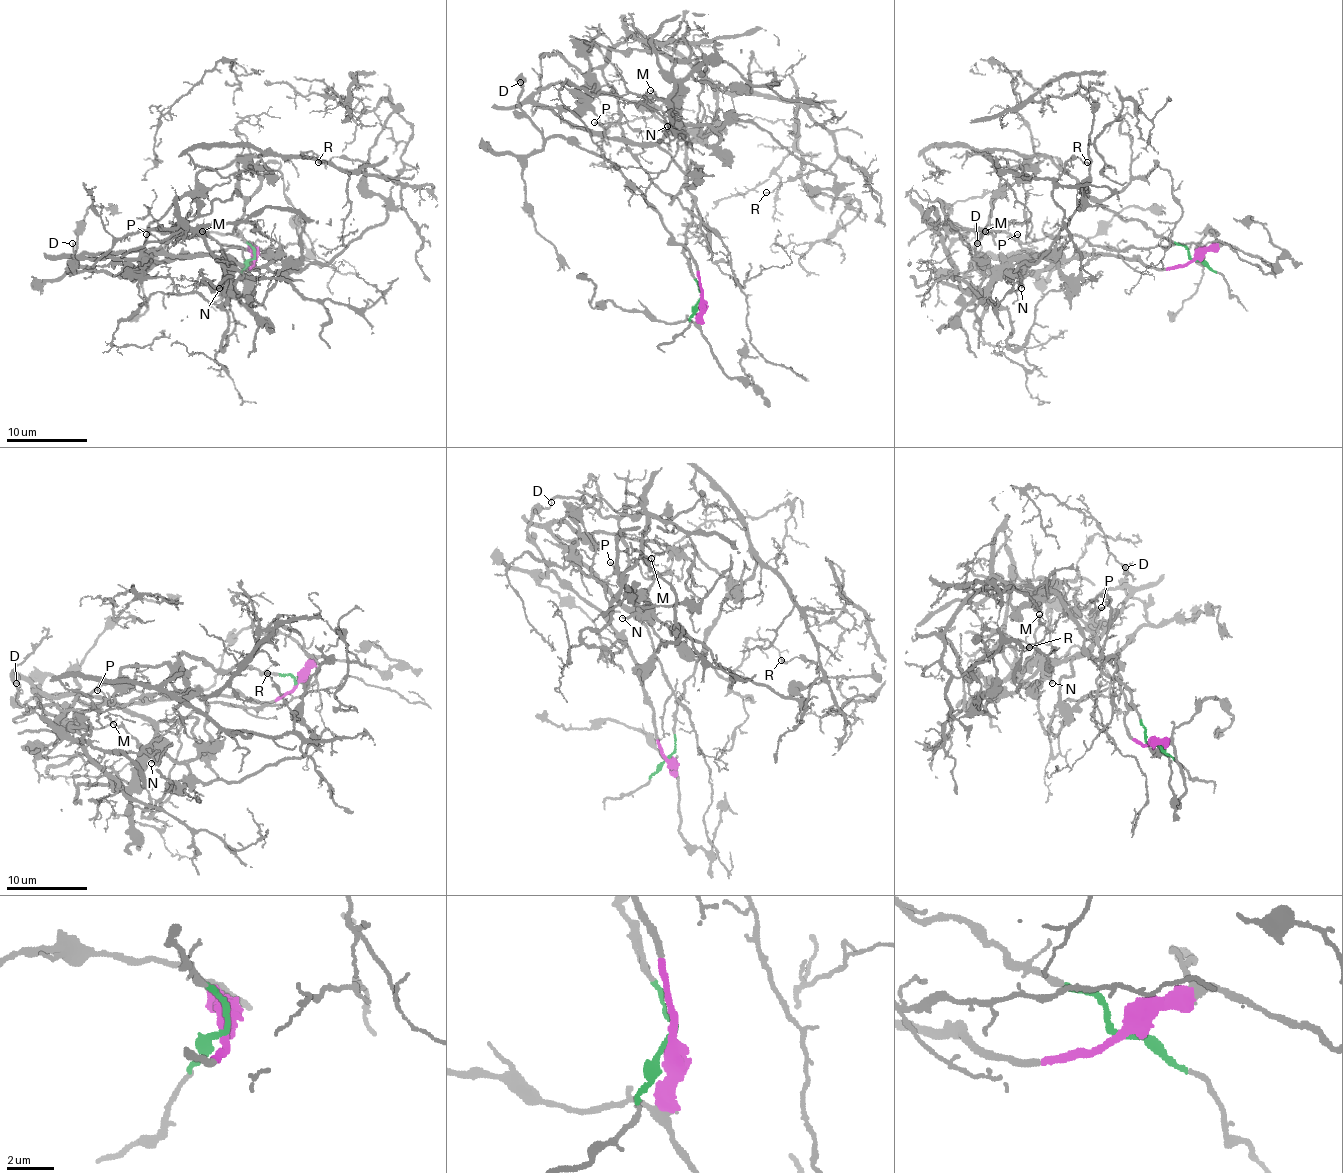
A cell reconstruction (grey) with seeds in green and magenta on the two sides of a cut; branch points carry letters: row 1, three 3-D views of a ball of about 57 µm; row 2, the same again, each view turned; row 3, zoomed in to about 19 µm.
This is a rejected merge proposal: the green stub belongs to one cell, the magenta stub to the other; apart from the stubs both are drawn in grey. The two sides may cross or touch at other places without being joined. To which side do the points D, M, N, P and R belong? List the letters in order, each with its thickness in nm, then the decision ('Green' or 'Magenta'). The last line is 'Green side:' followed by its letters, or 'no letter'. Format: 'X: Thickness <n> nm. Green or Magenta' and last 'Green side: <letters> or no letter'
D: Thickness 130 nm. Magenta
M: Thickness 200 nm. Green
N: Thickness 200 nm. Green
P: Thickness 140 nm. Green
R: Thickness 110 nm. Green
Green side: M, N, P, R

